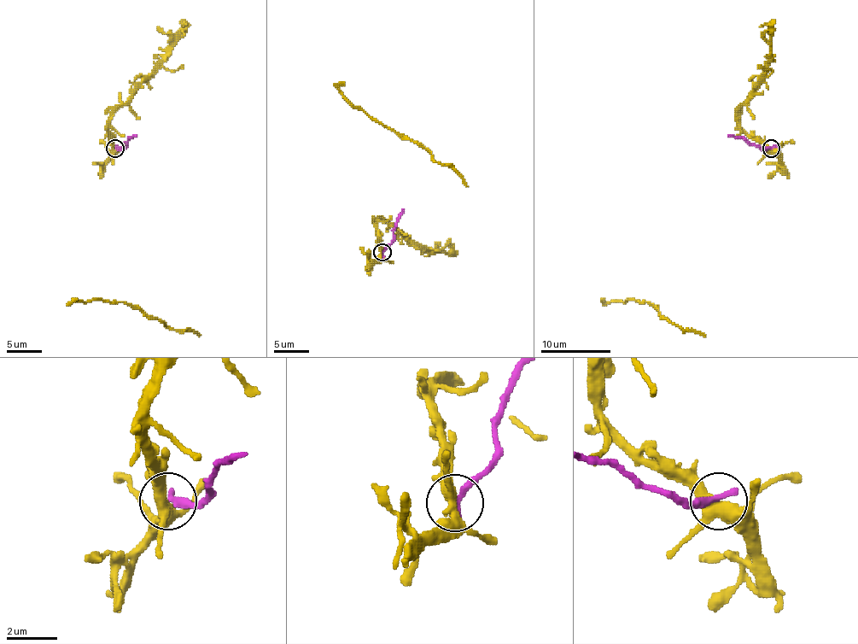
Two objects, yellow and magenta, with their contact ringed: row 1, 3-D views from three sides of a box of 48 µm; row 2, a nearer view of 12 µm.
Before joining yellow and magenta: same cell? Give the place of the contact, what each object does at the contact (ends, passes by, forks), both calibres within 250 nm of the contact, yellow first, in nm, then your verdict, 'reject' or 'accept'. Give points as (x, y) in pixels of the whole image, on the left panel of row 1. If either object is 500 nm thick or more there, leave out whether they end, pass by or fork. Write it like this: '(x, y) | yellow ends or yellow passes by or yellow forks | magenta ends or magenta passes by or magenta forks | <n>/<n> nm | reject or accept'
(115, 148) | yellow forks | magenta ends | 400/320 nm | reject

